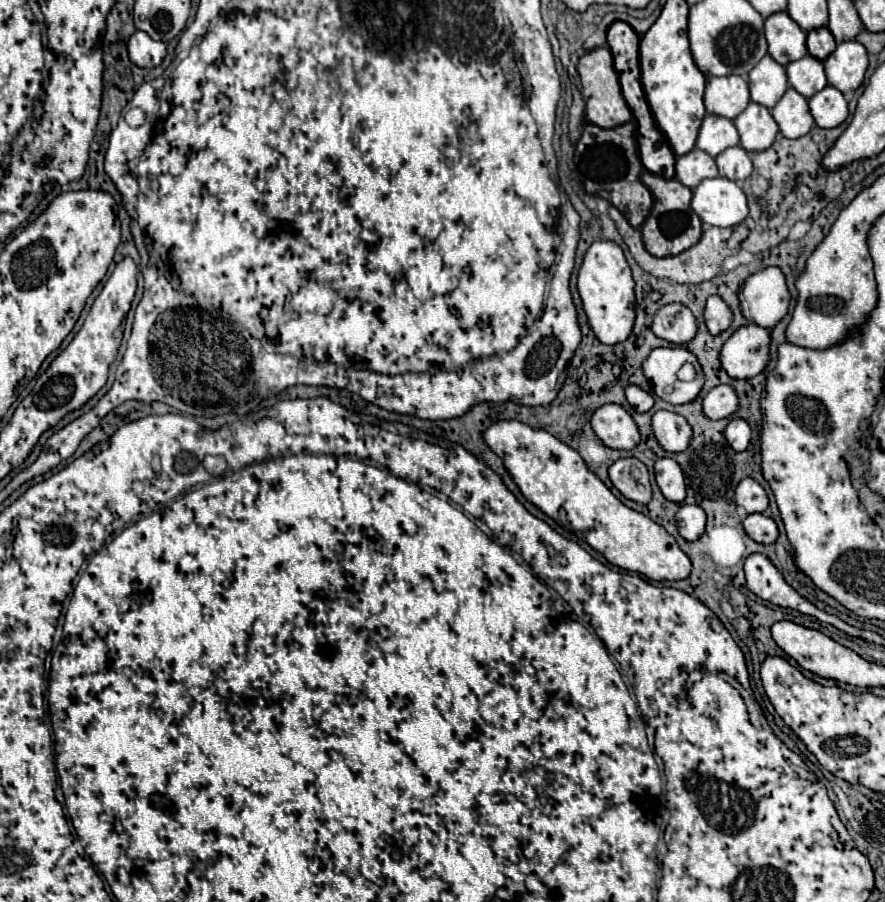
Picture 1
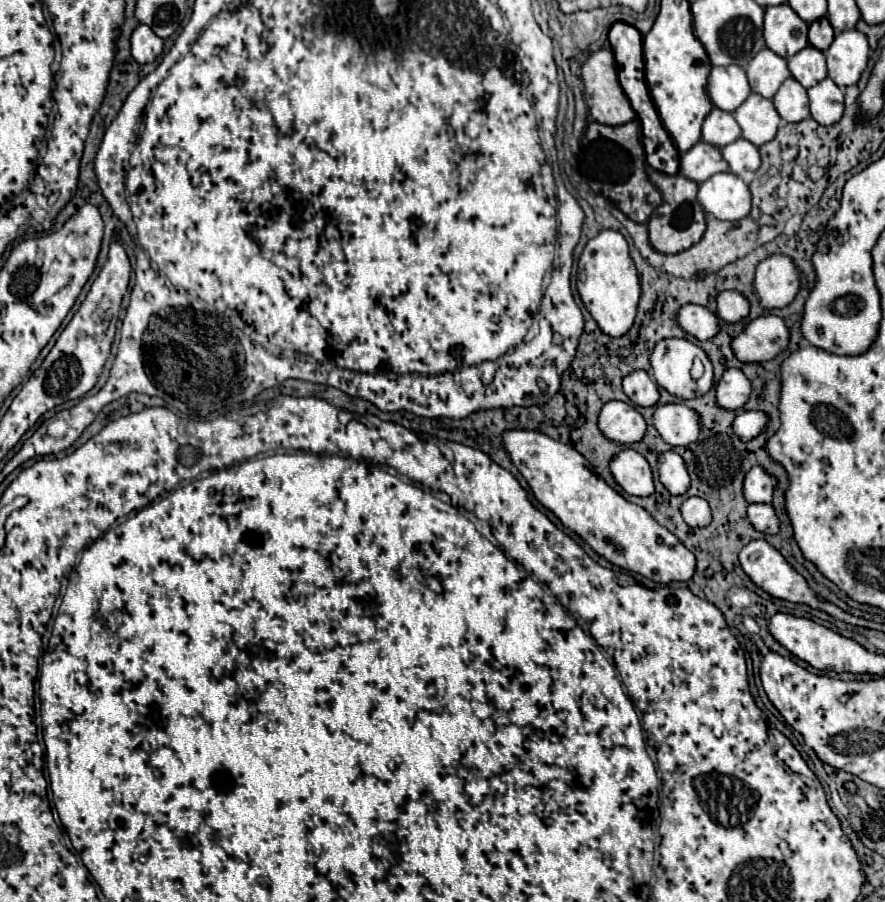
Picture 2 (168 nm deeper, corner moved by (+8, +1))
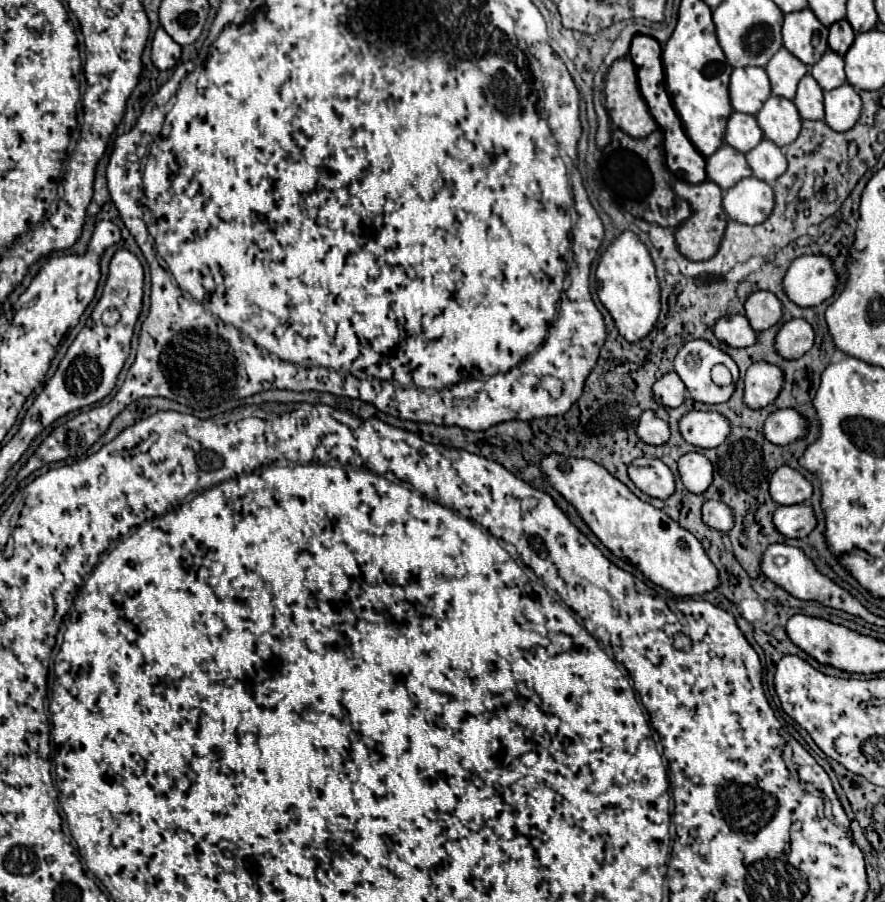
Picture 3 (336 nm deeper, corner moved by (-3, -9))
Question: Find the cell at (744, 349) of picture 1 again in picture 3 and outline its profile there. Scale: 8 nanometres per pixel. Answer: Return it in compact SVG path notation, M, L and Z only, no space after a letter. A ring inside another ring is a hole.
M803 318L789 320L777 334L777 352L783 358L799 358L807 350L811 350L815 340L815 332L811 324Z

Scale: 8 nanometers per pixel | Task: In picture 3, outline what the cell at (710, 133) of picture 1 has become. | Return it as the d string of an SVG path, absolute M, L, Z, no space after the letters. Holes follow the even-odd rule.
M733 112L727 122L725 142L739 152L749 152L763 140L763 132L757 124L757 118L751 114Z

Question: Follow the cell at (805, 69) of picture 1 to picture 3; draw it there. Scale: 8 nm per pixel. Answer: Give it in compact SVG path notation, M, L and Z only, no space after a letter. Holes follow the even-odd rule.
M827 50L823 58L811 68L813 78L819 82L823 90L833 90L837 86L843 86L847 82L845 78L845 60L841 54Z

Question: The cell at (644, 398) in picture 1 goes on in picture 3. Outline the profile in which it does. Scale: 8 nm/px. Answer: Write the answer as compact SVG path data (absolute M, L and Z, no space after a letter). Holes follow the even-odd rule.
M667 372L661 380L655 382L653 390L655 390L657 402L663 406L671 406L671 408L681 406L685 400L685 392L687 392L687 388L681 382L681 378L677 376L677 372Z

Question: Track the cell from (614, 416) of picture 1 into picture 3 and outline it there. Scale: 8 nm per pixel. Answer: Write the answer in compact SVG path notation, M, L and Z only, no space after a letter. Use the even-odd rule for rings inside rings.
M645 410L639 418L639 426L637 426L637 436L643 442L649 444L665 444L671 436L669 432L669 422L659 418L653 410Z

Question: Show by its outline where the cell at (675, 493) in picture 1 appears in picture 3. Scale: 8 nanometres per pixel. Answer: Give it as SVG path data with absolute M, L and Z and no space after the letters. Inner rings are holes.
M689 452L679 460L679 474L683 484L693 494L703 494L713 482L713 466L701 452Z

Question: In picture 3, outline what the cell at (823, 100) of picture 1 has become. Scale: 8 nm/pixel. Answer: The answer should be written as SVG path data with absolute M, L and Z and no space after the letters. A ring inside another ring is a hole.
M843 84L825 92L825 124L835 132L845 132L855 126L861 116L861 98L851 84Z

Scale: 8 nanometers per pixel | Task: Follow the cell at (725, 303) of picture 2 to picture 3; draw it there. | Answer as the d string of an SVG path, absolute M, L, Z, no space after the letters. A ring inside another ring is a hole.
M755 292L745 302L745 316L749 318L749 322L753 322L753 330L763 332L781 320L781 300L773 292Z

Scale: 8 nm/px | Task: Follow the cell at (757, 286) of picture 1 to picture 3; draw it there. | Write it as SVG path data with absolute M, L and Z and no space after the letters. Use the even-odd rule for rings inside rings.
M823 254L799 256L785 274L785 292L799 306L817 306L825 302L837 286L839 278L833 260Z

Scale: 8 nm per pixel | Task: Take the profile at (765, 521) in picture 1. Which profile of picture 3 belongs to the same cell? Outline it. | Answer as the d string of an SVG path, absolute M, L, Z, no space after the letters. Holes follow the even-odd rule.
M811 504L779 506L773 522L777 530L787 538L807 538L817 526L817 518Z

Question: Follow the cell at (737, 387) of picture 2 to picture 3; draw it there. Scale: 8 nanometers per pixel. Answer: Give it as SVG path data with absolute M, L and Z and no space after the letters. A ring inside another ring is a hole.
M755 362L745 374L745 404L763 408L771 404L783 388L783 370L769 362Z

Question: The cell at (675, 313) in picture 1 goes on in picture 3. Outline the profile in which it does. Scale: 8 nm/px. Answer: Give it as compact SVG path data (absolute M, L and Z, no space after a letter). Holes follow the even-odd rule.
M733 314L733 316L719 318L715 324L715 334L721 342L733 348L753 346L757 342L757 332L751 328L745 314Z

